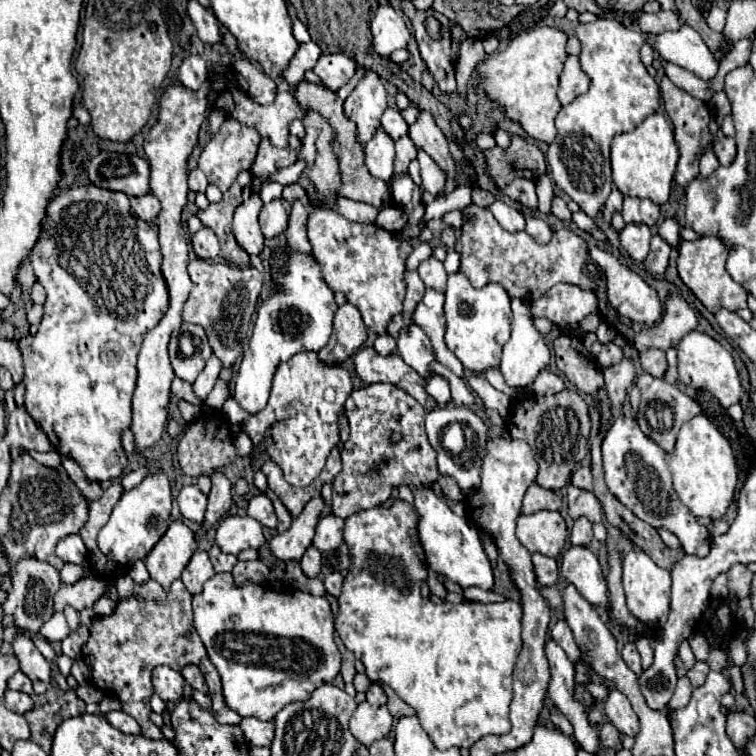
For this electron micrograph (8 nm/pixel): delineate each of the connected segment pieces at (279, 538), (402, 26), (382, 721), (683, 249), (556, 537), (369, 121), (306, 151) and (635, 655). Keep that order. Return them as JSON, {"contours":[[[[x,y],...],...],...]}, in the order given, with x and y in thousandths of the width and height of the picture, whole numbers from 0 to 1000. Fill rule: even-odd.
{"contours":[[[[425,656],[409,661],[406,669],[401,672],[401,677],[388,688],[385,698],[374,706],[366,706],[356,717],[358,733],[372,743],[377,743],[377,741],[393,741],[396,743],[401,730],[411,722],[417,696],[419,696],[419,688],[422,688],[422,680],[427,672],[430,672],[430,664]]],[[[501,8],[491,29],[491,42],[496,69],[504,74],[515,74],[520,66],[536,63],[544,48],[536,26],[517,8]]],[[[478,929],[464,950],[464,971],[483,987],[509,976],[520,963],[520,947],[512,934],[493,937],[485,929]]],[[[927,312],[917,320],[901,320],[898,325],[898,341],[896,341],[898,365],[914,381],[914,386],[930,399],[930,405],[940,413],[951,407],[962,407],[970,413],[978,407],[988,407],[988,384],[980,376],[975,376],[959,357],[962,339],[964,331],[948,312]]],[[[739,677],[689,680],[684,685],[684,712],[700,730],[737,735],[750,712],[750,696]]],[[[491,93],[480,101],[472,116],[456,130],[454,146],[472,167],[472,185],[483,193],[504,167],[504,153],[512,143],[512,122],[501,101]]],[[[403,148],[401,164],[406,180],[401,185],[396,209],[406,214],[406,222],[396,243],[419,262],[440,262],[448,257],[451,246],[448,217],[438,196],[440,172],[419,148]]],[[[829,849],[829,852],[824,854],[821,868],[824,868],[827,878],[829,878],[843,894],[851,889],[851,886],[848,886],[848,868],[845,868],[845,862],[843,862],[843,857],[840,857],[837,849]]]]}

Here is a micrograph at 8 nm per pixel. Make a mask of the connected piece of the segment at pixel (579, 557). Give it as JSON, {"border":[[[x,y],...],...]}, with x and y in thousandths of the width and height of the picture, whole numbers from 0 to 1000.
{"border":[[[755,722],[745,733],[745,762],[779,794],[784,802],[808,807],[803,770],[798,765],[790,735],[776,722]]]}

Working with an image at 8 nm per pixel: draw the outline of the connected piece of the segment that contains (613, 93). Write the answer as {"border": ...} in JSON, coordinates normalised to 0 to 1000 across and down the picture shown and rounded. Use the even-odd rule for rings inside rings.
{"border":[[[792,24],[790,29],[769,32],[763,50],[771,56],[769,87],[779,98],[782,114],[737,151],[737,183],[726,193],[724,209],[734,243],[745,249],[774,283],[790,286],[811,251],[806,214],[811,180],[835,175],[848,159],[869,148],[874,124],[866,103],[845,79],[845,66],[853,58],[845,42],[829,40],[816,26]]]}

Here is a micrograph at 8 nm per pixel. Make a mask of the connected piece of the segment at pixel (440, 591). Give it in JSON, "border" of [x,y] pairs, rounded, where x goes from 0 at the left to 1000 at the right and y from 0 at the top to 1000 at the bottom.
{"border":[[[567,754],[567,765],[565,765],[565,772],[567,772],[567,778],[570,778],[570,786],[575,786],[575,788],[581,788],[581,791],[589,791],[591,788],[591,780],[589,780],[589,775],[578,767],[578,762]]]}

